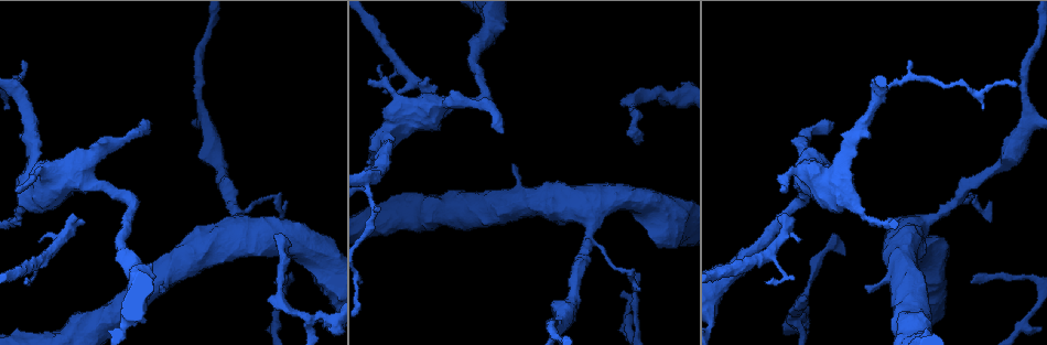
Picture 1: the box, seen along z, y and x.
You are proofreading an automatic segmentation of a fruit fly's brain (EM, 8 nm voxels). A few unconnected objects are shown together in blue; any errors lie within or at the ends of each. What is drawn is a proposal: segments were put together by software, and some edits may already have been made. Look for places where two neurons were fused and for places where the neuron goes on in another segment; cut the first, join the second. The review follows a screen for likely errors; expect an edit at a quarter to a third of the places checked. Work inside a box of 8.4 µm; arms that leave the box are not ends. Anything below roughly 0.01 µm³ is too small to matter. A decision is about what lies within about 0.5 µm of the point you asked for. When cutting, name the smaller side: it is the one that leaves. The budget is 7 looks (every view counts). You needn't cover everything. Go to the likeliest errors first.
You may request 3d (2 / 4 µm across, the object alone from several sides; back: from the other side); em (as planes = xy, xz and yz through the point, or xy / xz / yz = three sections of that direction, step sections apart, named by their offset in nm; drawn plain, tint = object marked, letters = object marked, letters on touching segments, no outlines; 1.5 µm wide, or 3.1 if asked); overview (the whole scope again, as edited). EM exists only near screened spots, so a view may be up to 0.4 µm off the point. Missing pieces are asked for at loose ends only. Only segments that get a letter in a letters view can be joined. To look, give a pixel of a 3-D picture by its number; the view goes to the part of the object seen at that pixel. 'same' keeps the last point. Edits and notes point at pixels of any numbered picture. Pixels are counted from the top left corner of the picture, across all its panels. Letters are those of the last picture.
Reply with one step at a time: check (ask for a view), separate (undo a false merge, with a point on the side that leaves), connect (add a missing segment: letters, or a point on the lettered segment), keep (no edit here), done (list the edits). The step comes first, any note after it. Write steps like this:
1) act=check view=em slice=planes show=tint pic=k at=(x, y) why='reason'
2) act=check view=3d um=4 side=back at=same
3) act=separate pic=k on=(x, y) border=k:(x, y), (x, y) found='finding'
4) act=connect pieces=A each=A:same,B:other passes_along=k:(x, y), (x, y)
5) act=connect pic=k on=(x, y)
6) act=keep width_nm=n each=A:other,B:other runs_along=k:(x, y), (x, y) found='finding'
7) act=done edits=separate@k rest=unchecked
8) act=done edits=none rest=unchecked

act=check view=em slice=planes show=letters pic=1 at=(834, 122) why='branch stops here'

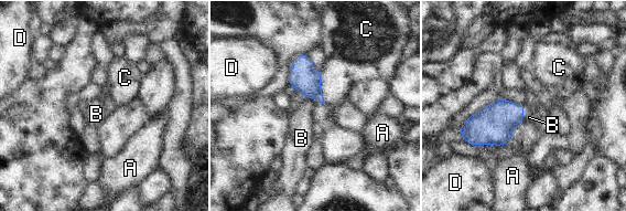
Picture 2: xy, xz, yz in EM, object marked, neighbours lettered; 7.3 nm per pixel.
act=connect pieces=B each=A:other,B:same,C:other,D:other passes_along=2:(494, 124), (522, 114), (529, 117) found='the neuron continues'

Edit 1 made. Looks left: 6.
act=check view=overview why='see it whole again'

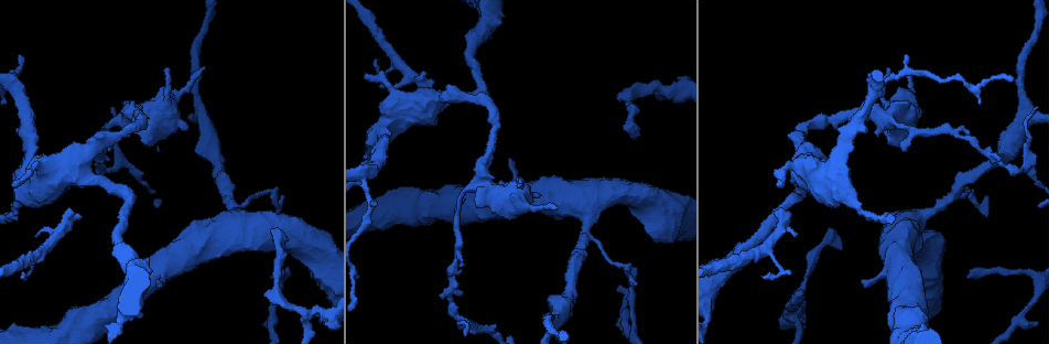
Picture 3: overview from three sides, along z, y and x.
act=check view=em slice=planes show=letters pic=3 at=(284, 195) why='tapers out'

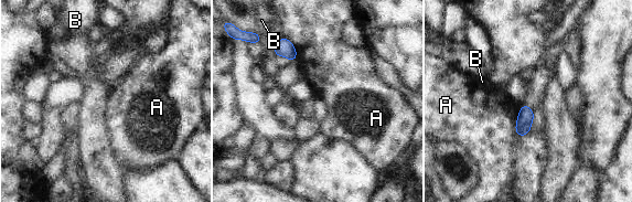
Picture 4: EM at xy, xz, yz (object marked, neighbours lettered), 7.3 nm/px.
act=keep width_nm=120 longest_contact=A:200nm each=A:other,B:other found='none of them fits'

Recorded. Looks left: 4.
act=done edits=connect@2 rest=unchecked

